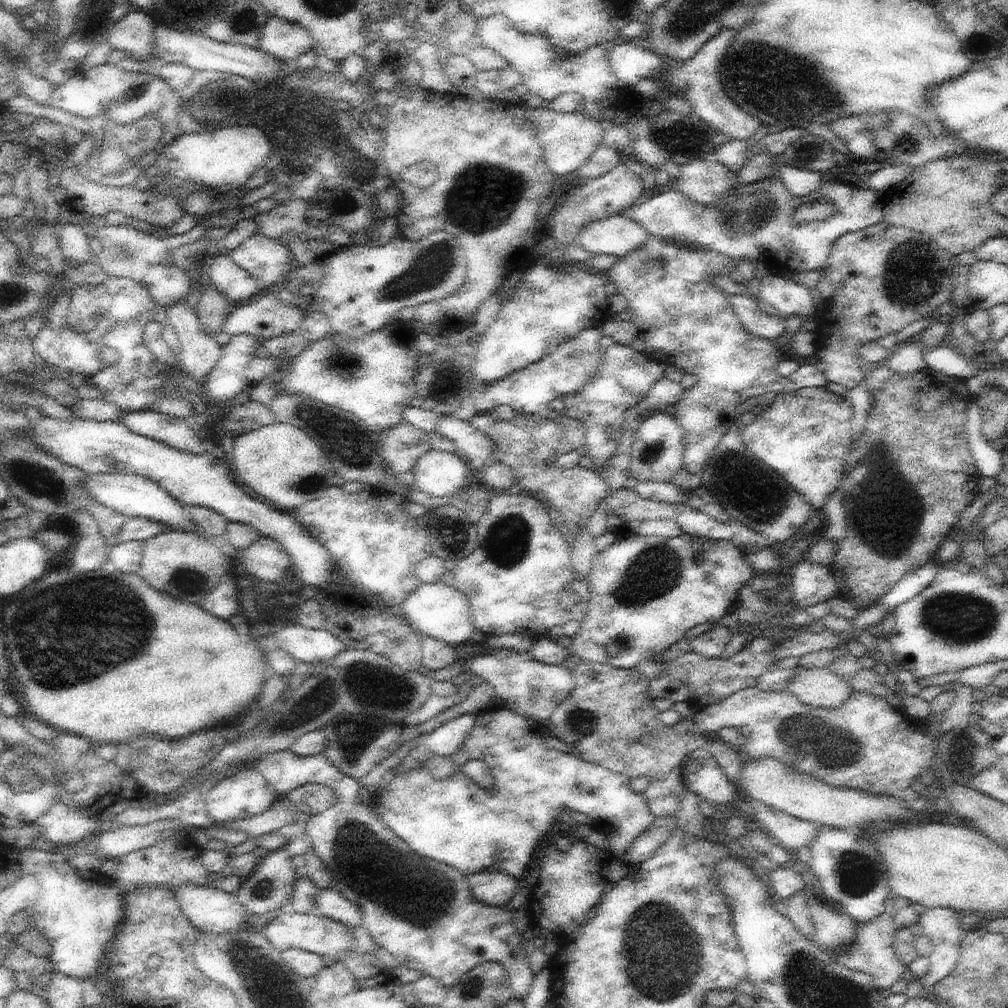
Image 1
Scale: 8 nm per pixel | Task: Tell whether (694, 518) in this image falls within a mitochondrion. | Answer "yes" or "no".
no

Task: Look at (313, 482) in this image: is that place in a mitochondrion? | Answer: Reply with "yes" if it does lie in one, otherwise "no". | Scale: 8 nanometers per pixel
yes

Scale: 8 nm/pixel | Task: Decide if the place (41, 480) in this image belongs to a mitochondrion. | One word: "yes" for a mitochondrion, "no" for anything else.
yes

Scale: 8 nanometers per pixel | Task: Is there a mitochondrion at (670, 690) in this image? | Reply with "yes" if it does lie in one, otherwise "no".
no

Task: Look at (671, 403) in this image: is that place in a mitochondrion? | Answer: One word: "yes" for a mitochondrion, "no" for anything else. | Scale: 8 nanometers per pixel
no

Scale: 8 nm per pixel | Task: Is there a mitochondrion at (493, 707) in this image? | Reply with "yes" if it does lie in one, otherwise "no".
no

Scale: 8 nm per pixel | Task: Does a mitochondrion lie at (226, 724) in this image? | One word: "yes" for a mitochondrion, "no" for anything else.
no

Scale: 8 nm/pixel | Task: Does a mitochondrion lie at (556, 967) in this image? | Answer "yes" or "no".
no

